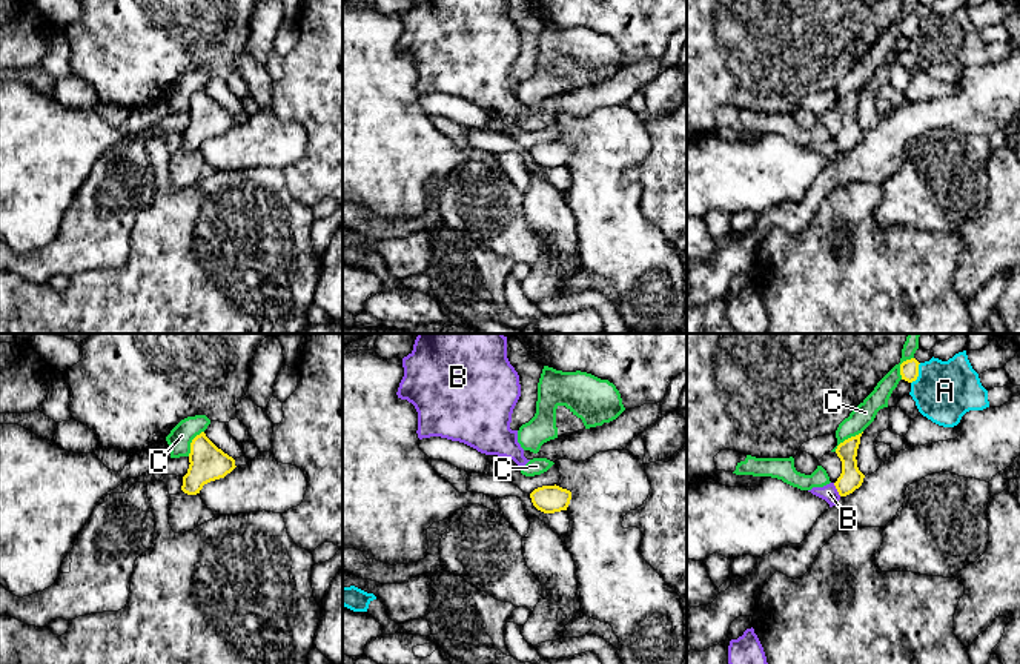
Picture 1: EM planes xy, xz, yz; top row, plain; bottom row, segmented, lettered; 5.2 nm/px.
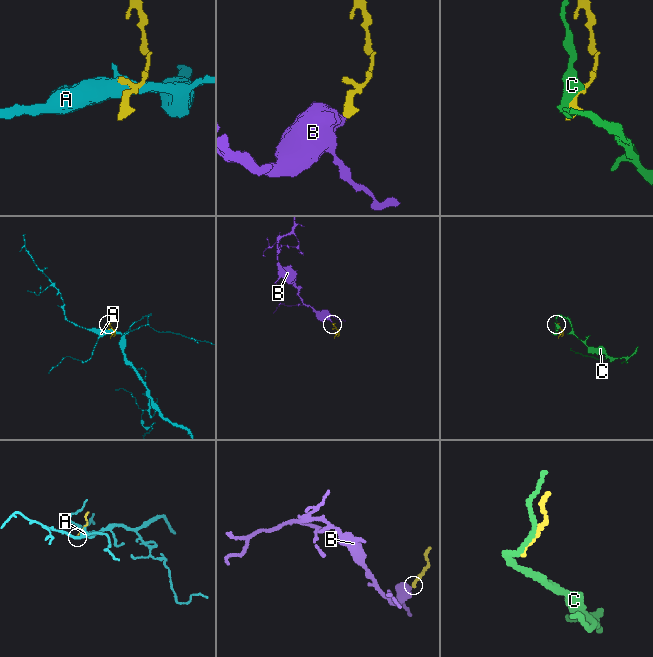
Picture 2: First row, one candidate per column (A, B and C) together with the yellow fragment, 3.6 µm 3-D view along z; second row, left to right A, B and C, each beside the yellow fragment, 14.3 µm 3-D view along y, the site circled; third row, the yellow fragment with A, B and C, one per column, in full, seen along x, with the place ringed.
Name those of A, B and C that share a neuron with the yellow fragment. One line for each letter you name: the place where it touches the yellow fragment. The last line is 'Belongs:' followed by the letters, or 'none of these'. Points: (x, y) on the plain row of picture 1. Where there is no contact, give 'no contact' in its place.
B: contact yz (836, 143)
Belongs: B

